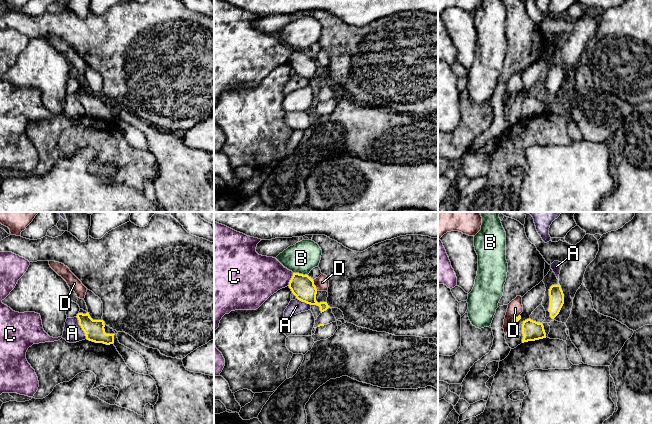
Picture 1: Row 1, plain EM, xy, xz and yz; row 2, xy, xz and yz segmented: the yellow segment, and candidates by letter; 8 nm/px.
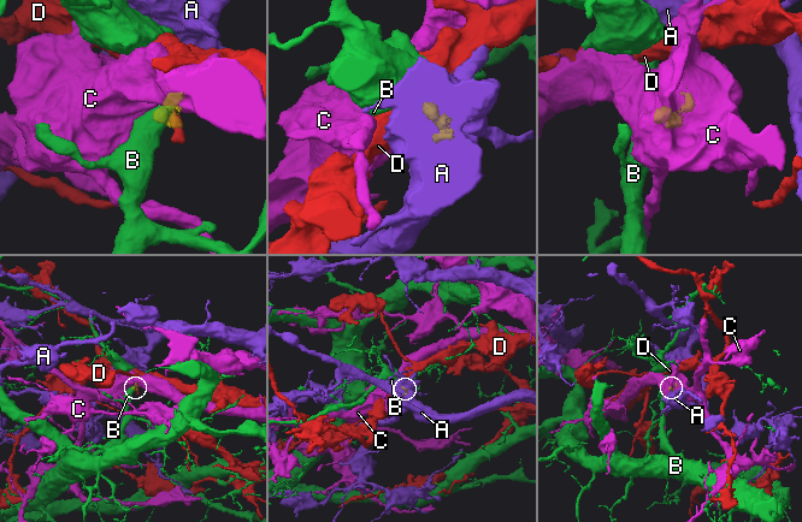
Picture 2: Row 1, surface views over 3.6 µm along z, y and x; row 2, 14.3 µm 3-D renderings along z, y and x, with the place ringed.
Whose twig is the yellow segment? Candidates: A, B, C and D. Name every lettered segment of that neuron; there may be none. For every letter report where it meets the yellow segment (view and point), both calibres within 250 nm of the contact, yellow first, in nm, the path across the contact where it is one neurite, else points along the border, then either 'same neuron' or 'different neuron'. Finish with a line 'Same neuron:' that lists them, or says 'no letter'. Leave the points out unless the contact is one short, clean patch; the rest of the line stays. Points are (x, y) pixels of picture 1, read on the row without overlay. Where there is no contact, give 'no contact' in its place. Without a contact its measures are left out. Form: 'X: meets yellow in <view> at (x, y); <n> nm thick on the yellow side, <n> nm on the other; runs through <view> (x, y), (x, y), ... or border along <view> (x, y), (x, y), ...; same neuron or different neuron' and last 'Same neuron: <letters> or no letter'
A: meets yellow in xy at (81, 103); 160 nm thick on the yellow side, 150 nm on the other; different neuron
B: meets yellow in xz at (300, 50); 190 nm thick on the yellow side, 240 nm on the other; border along xz (293, 48), (307, 51); different neuron
C: meets yellow in xz at (291, 55); 190 nm thick on the yellow side, 340 nm on the other; border along xz (293, 49), (287, 61); different neuron
D: meets yellow in xz at (314, 61); 190 nm thick on the yellow side, 110 nm on the other; border along xz (312, 56), (317, 66); different neuron
Same neuron: no letter

